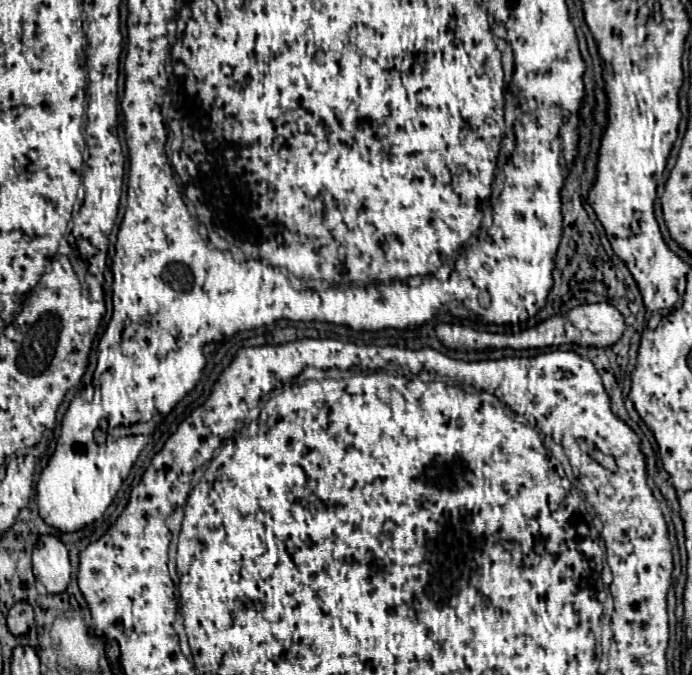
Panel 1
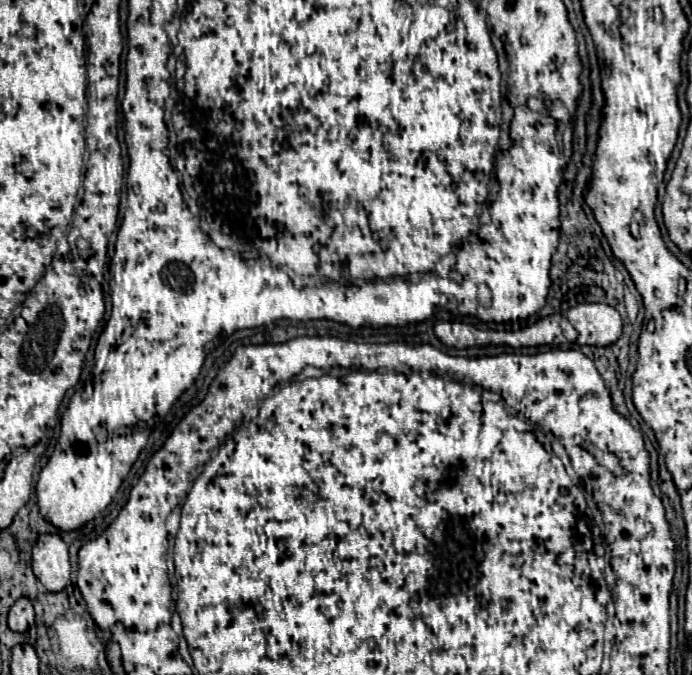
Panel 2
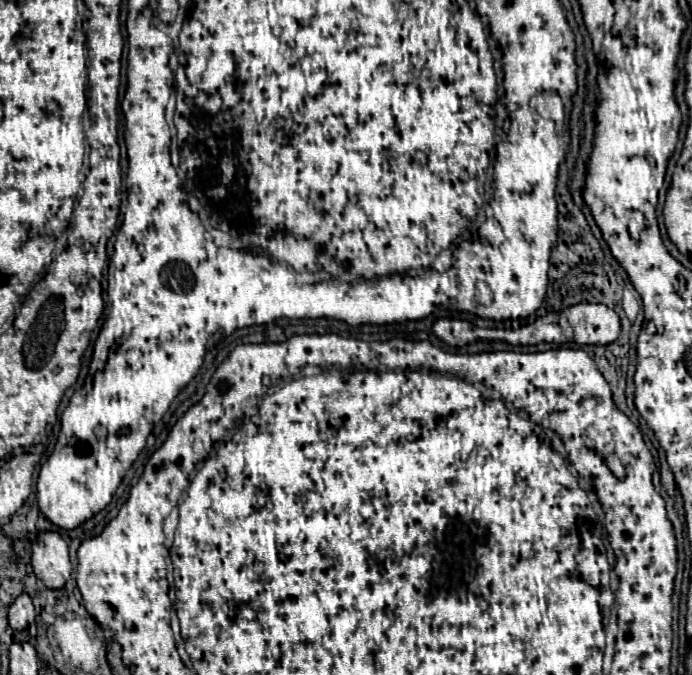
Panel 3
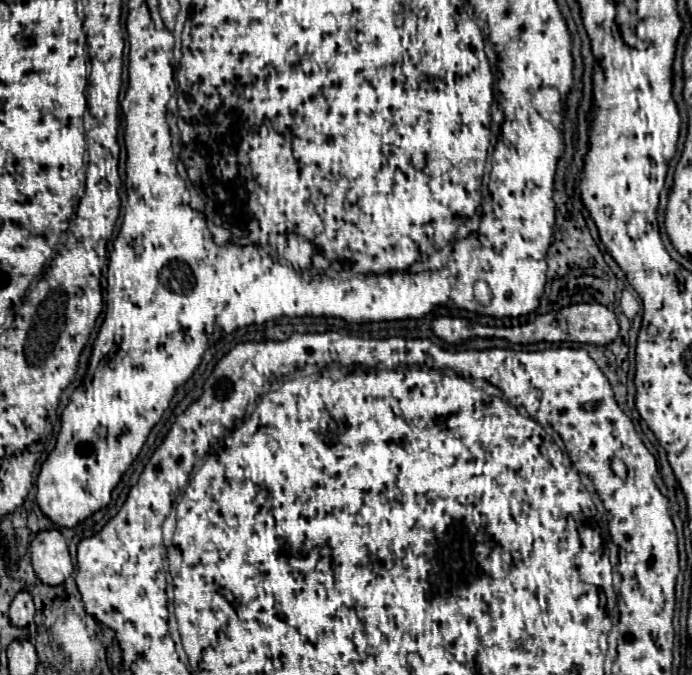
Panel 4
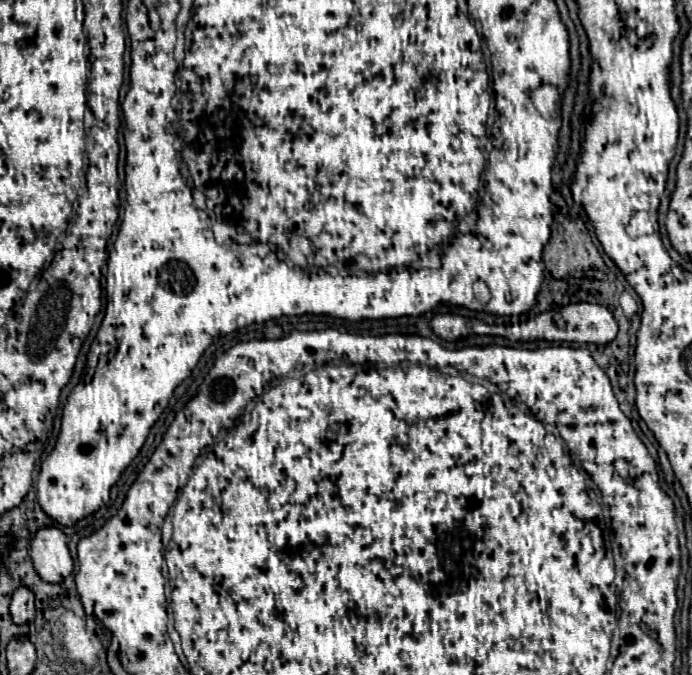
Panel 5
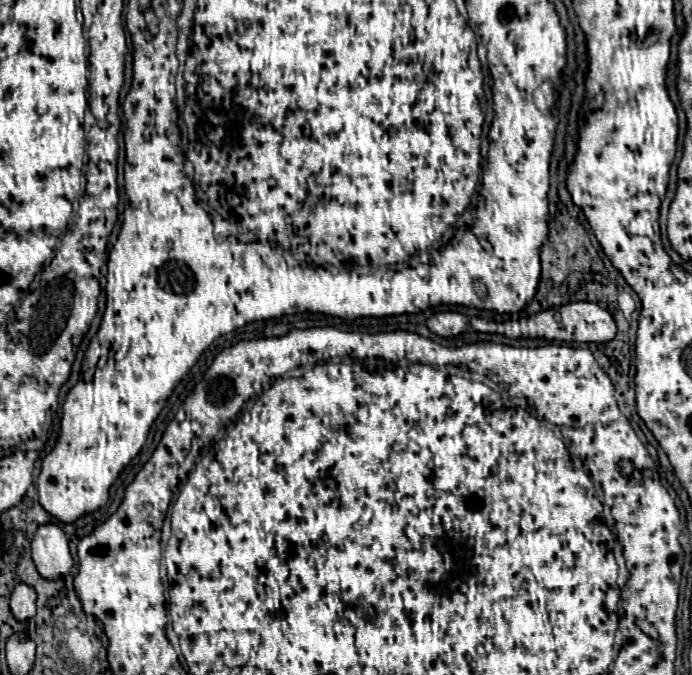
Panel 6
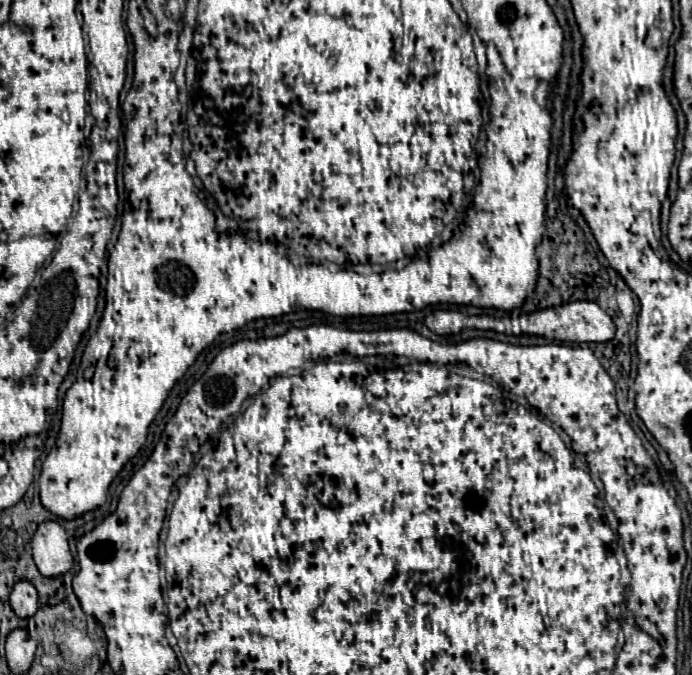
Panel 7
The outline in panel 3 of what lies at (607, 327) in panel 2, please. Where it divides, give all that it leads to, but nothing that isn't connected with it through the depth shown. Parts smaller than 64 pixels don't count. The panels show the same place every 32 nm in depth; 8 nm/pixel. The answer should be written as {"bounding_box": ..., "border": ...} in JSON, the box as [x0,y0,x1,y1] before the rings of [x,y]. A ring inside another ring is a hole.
{"bounding_box":[564,304,620,344],"border":[[[578,304],[564,310],[574,328],[574,342],[578,344],[612,344],[620,336],[620,316],[604,304]]]}

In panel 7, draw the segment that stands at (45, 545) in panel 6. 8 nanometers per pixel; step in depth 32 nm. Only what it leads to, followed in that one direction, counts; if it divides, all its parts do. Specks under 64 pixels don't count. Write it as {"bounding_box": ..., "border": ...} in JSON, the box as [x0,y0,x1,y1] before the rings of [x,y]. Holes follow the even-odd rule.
{"bounding_box":[32,520,74,578],"border":[[[50,520],[38,526],[32,538],[32,558],[46,578],[62,576],[72,568],[74,560],[68,548],[68,536],[58,522]]]}

